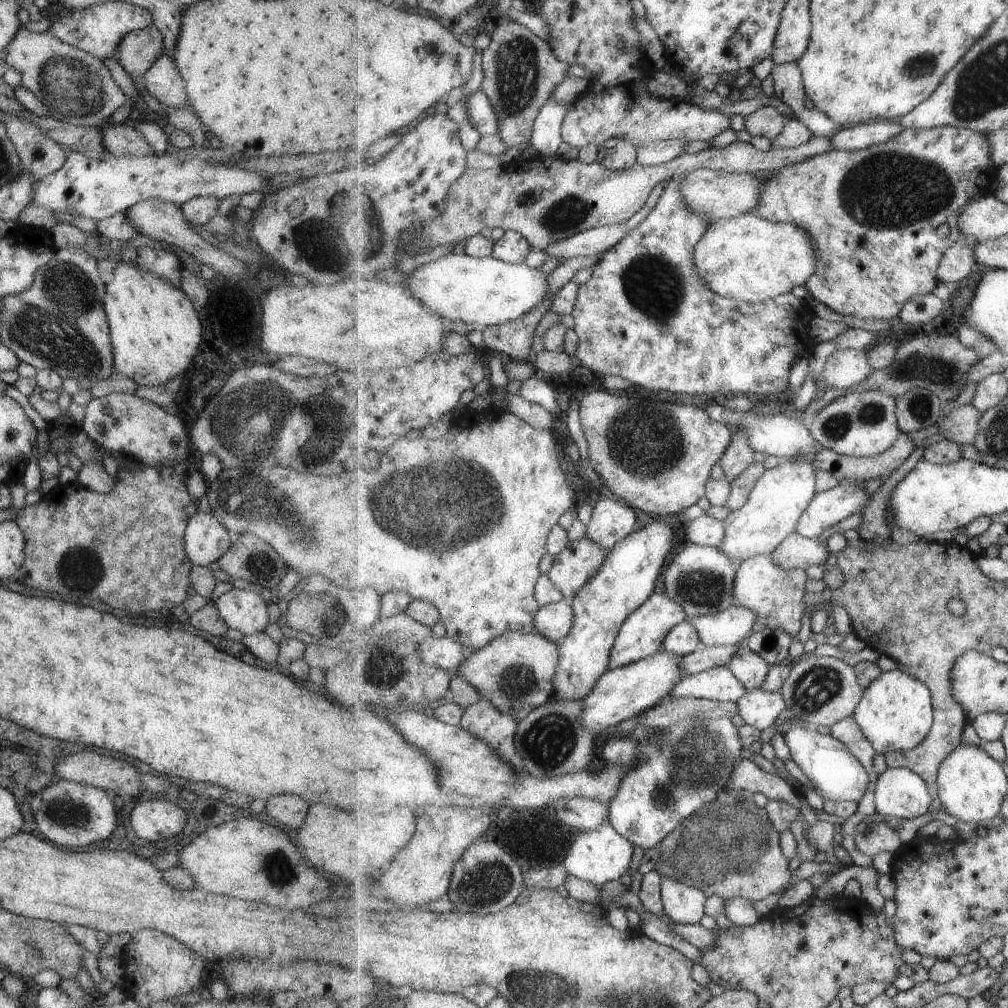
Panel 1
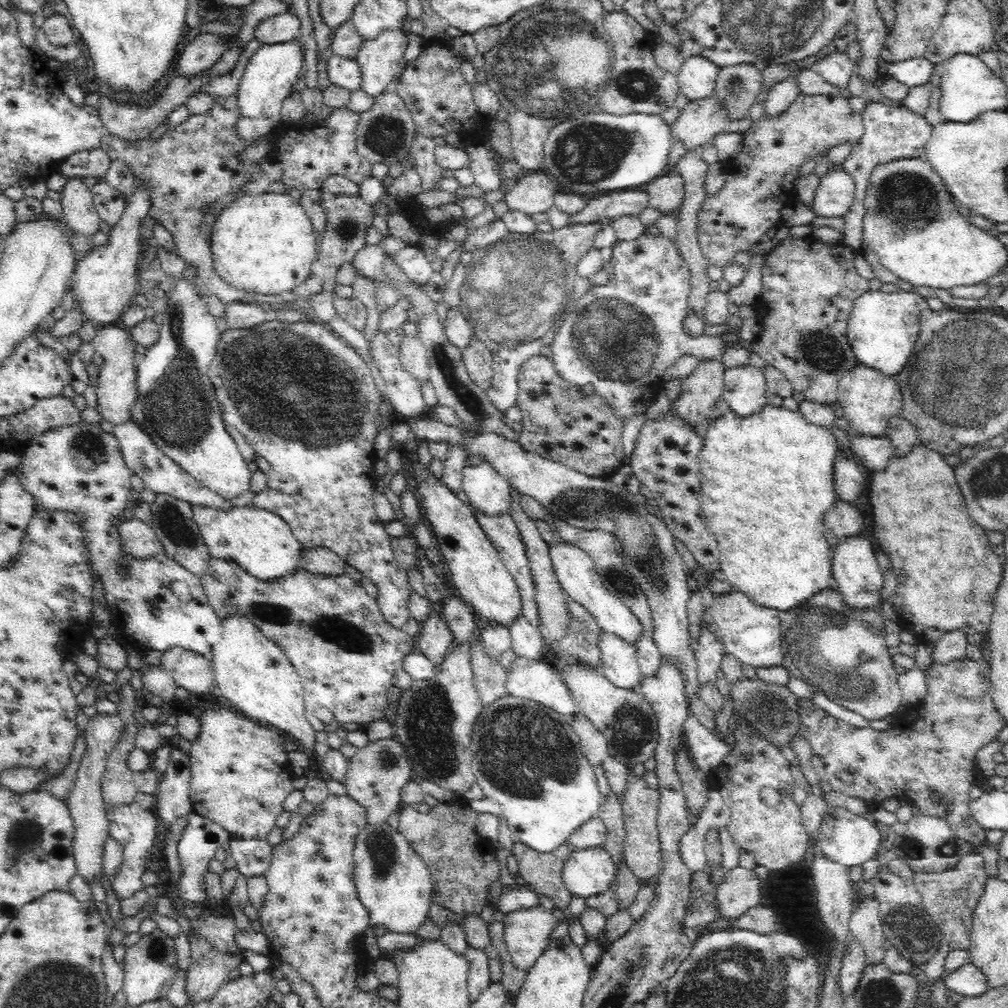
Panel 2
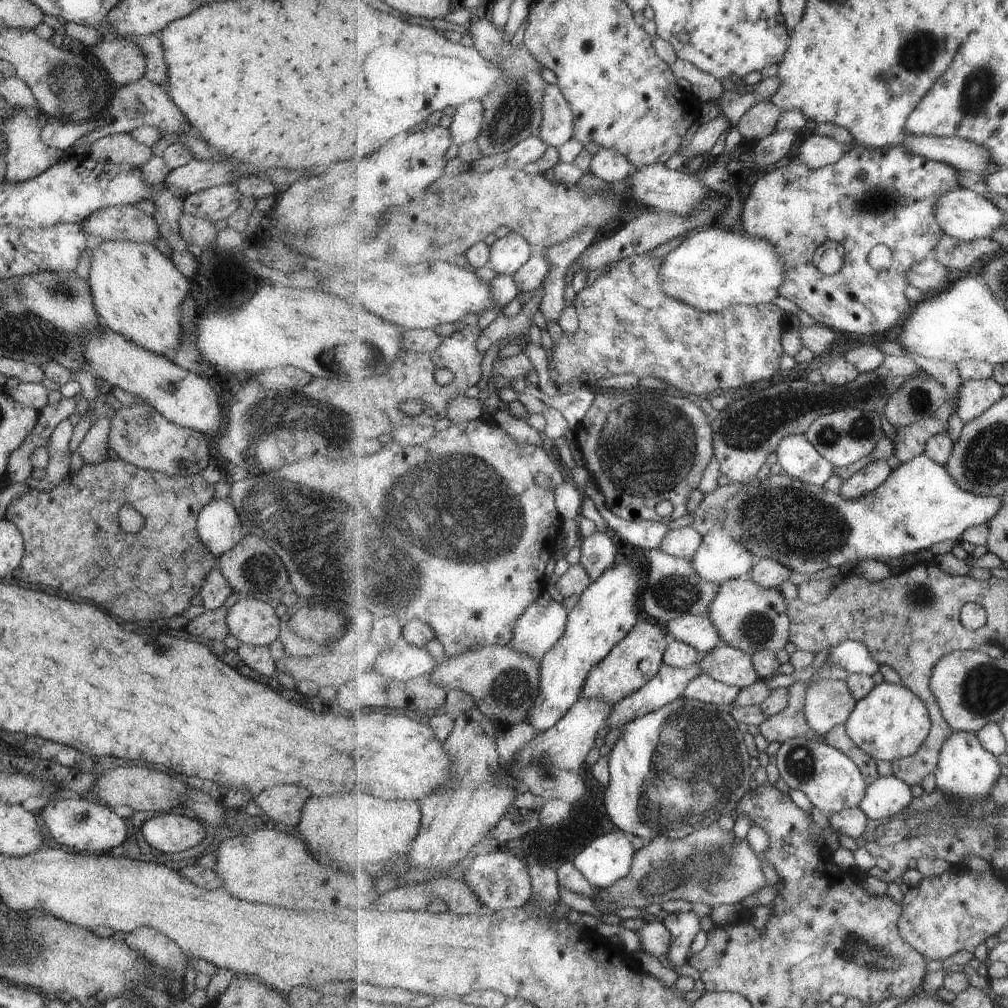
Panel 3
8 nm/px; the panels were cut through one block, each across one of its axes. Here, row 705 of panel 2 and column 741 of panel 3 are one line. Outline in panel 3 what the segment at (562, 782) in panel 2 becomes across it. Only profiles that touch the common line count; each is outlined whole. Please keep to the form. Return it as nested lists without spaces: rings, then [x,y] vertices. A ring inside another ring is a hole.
[[[924,453],[923,455],[916,456],[913,460],[909,460],[909,462],[905,462],[894,469],[891,476],[885,480],[877,490],[869,492],[867,496],[853,498],[853,500],[849,500],[848,497],[843,496],[840,491],[831,491],[825,488],[825,486],[813,485],[802,480],[797,480],[784,471],[780,472],[778,475],[769,473],[767,478],[762,481],[753,478],[745,483],[745,486],[741,488],[741,492],[739,492],[737,496],[733,496],[733,498],[725,504],[727,518],[723,520],[722,525],[727,532],[733,534],[735,540],[743,542],[745,548],[747,548],[749,552],[753,552],[753,556],[757,556],[757,558],[760,559],[769,558],[769,560],[779,560],[781,564],[789,566],[793,572],[810,576],[827,567],[840,568],[843,564],[847,564],[851,561],[858,563],[862,560],[877,559],[885,562],[886,559],[901,558],[901,556],[905,556],[905,554],[915,554],[916,552],[919,552],[919,550],[931,548],[933,544],[939,544],[939,542],[943,542],[944,540],[951,540],[954,544],[959,543],[965,531],[968,531],[971,527],[989,522],[989,520],[993,519],[993,516],[997,516],[1001,508],[1004,508],[1004,497],[981,496],[981,494],[972,493],[969,492],[969,490],[965,490],[965,488],[961,488],[961,485],[957,484],[957,480],[953,478],[952,473],[949,472],[948,468],[945,468],[945,465],[939,464],[936,460],[931,460],[931,458]]]

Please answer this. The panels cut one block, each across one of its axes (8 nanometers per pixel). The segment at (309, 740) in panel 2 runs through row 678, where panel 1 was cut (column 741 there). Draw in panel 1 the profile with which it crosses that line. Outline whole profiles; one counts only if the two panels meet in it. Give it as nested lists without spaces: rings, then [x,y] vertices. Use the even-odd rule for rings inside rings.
[[[754,212],[711,223],[694,252],[697,270],[710,289],[722,297],[750,303],[760,303],[804,285],[816,271],[817,259],[820,259],[820,254],[816,252],[812,234],[807,229],[789,223],[776,223]]]

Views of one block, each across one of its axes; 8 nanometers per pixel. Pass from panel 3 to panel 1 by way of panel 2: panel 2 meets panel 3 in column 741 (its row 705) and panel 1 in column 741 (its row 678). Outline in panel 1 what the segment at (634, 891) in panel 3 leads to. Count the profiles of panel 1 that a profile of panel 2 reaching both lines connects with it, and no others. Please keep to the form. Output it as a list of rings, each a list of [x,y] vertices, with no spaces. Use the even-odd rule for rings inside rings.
[[[727,790],[719,794],[715,804],[705,806],[685,819],[659,846],[659,860],[655,870],[663,877],[673,877],[690,887],[701,889],[708,897],[713,895],[732,899],[743,897],[752,901],[763,900],[775,892],[782,891],[793,872],[789,872],[789,860],[781,850],[781,832],[770,819],[766,807],[759,808],[757,800],[741,800],[741,792]]]

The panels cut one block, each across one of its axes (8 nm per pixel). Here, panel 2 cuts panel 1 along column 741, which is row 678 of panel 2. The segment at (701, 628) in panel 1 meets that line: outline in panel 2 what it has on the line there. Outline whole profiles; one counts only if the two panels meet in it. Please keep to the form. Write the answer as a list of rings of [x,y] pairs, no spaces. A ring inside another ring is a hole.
[[[604,631],[600,633],[600,640],[600,672],[618,688],[637,690],[644,676],[635,645]]]

